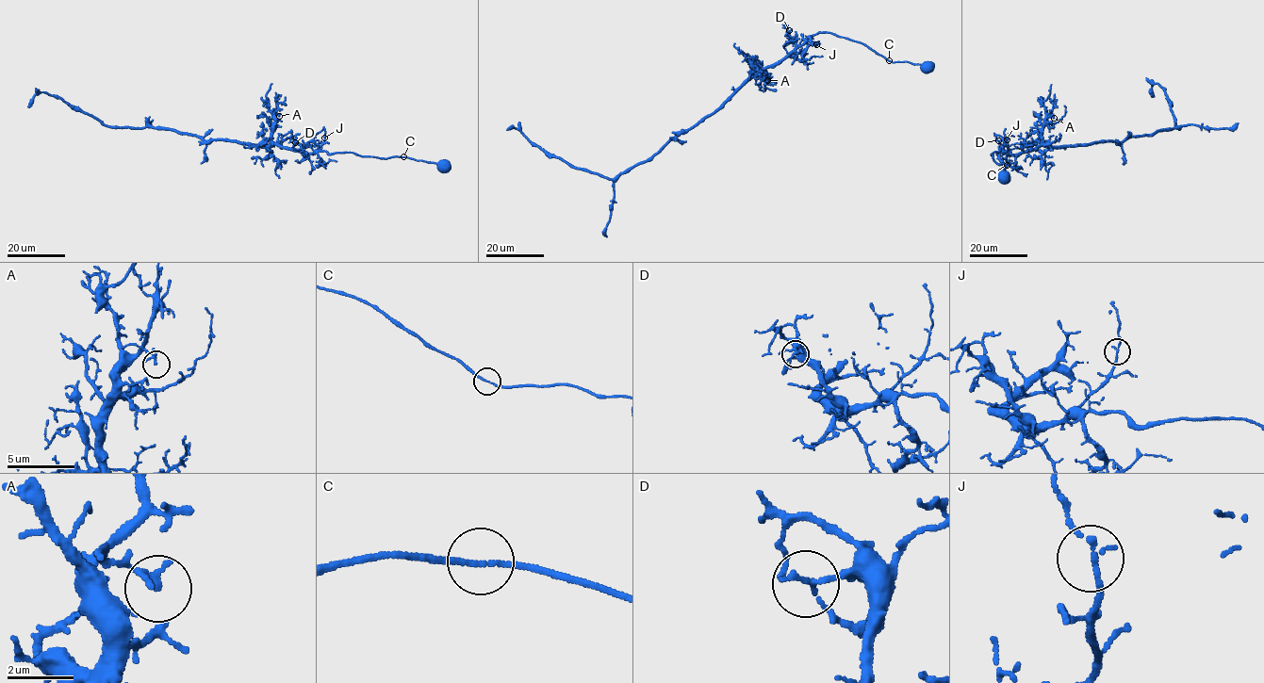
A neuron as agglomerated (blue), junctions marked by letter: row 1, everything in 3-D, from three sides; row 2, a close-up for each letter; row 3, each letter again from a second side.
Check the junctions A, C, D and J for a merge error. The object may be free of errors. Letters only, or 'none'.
none

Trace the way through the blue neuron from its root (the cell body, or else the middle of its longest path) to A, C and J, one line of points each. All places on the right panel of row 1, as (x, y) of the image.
A: (1004, 178), (1007, 165), (995, 162), (992, 154), (1035, 149), (1042, 143), (1044, 121), (1054, 118)
C: (1004, 178), (1006, 180), (1003, 170), (1007, 165)
J: (1004, 178), (1006, 180), (1003, 170), (1007, 165), (995, 162), (991, 154), (1006, 151), (1007, 139)

